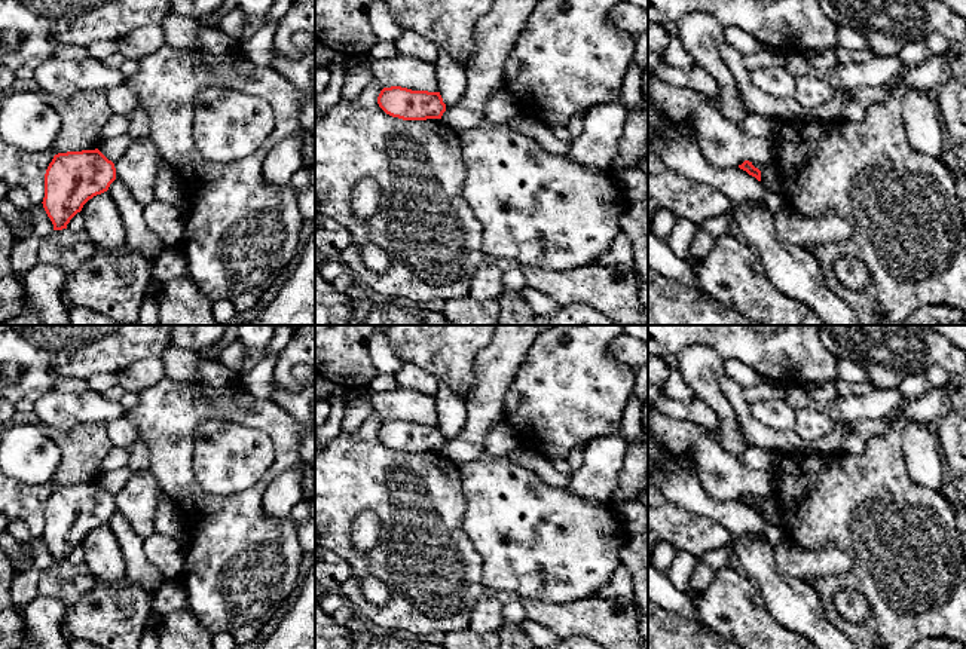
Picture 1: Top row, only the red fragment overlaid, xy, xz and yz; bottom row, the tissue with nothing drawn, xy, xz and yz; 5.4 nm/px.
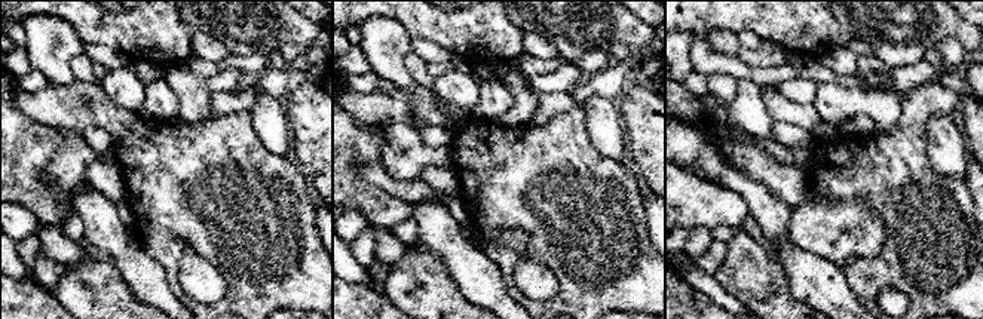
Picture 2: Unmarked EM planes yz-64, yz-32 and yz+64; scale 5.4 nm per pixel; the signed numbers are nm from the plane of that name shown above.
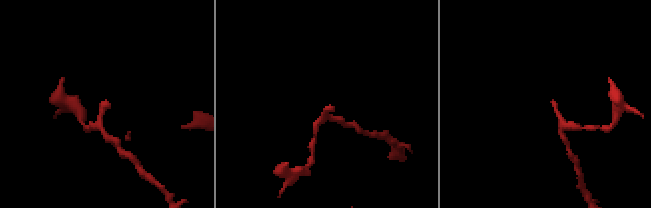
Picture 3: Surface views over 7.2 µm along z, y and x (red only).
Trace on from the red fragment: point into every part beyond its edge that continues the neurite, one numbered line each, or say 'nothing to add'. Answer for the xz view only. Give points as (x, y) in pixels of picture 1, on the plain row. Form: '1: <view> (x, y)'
nothing to add

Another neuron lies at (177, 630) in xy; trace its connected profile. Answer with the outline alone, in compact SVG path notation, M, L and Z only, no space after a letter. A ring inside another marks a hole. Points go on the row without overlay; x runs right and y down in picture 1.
M190 609L163 615L156 634L158 649L214 649L214 634L201 625Z

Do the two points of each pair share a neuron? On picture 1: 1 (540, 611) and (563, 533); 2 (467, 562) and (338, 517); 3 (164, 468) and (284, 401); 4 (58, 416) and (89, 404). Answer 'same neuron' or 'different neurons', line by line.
1: different neurons
2: same neuron
3: different neurons
4: same neuron

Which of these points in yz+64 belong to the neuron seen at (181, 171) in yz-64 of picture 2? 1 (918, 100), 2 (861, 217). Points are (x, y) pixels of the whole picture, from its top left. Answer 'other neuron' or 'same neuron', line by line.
1: same neuron
2: other neuron

